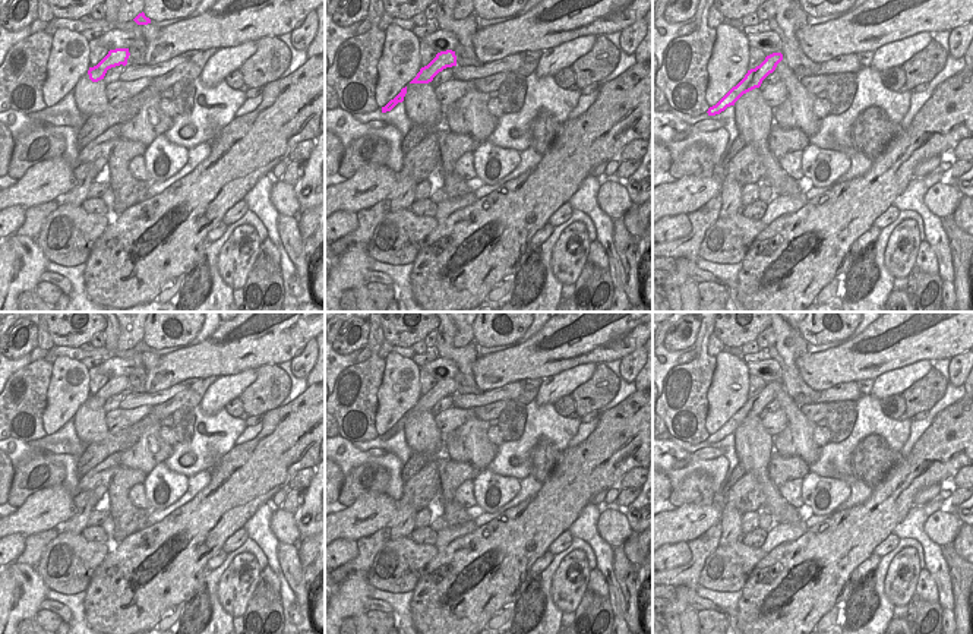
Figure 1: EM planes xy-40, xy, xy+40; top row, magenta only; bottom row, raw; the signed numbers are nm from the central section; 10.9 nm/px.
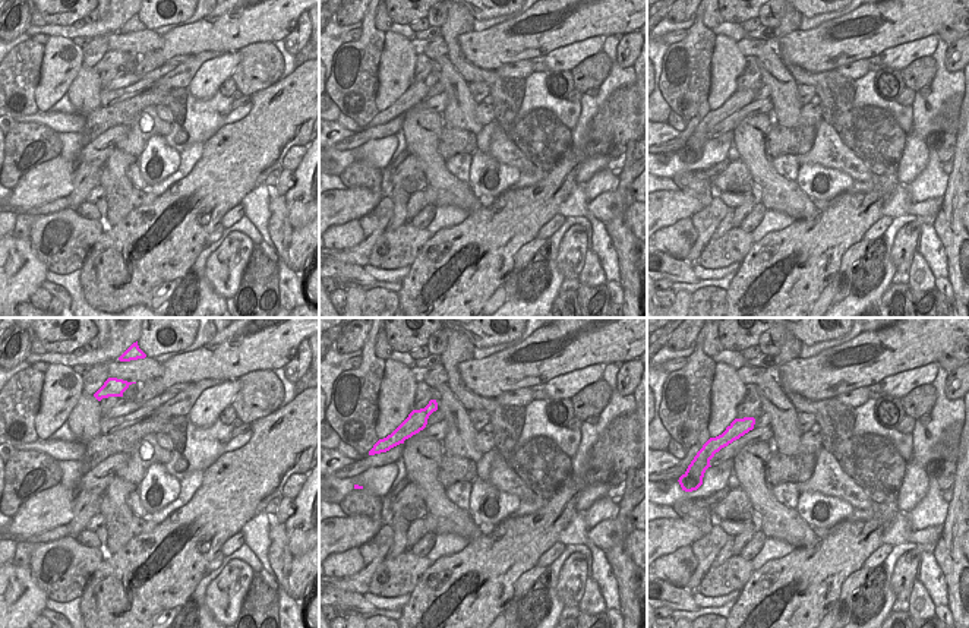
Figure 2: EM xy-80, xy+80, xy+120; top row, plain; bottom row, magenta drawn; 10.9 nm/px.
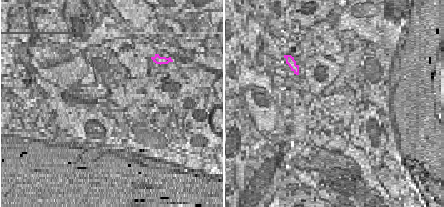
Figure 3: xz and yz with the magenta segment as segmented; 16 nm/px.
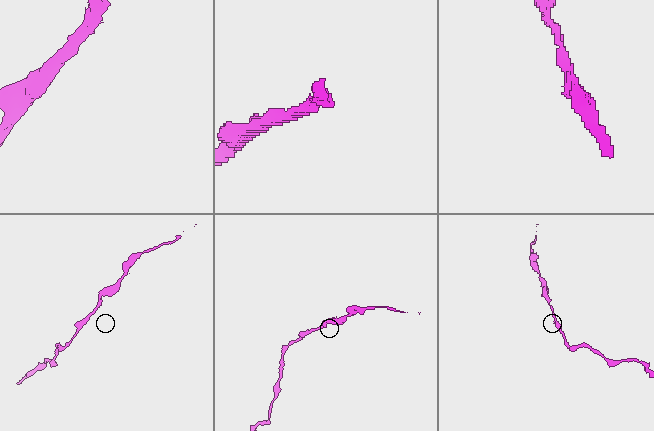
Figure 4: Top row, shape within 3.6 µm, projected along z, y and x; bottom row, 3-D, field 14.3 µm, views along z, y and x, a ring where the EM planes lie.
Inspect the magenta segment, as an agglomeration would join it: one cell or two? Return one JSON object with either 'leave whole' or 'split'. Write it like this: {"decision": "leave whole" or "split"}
{"decision": "leave whole"}

